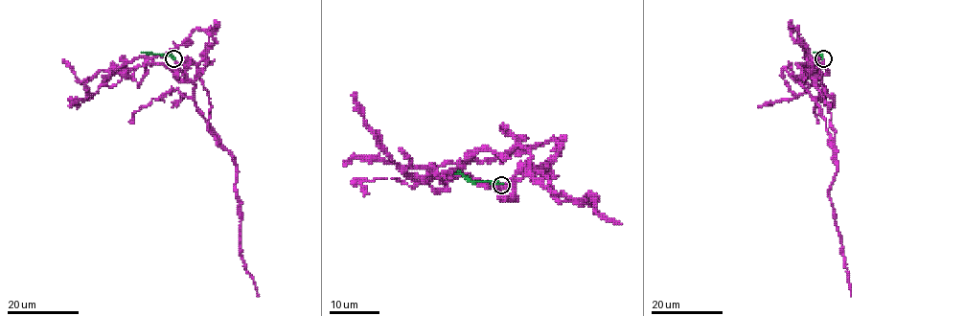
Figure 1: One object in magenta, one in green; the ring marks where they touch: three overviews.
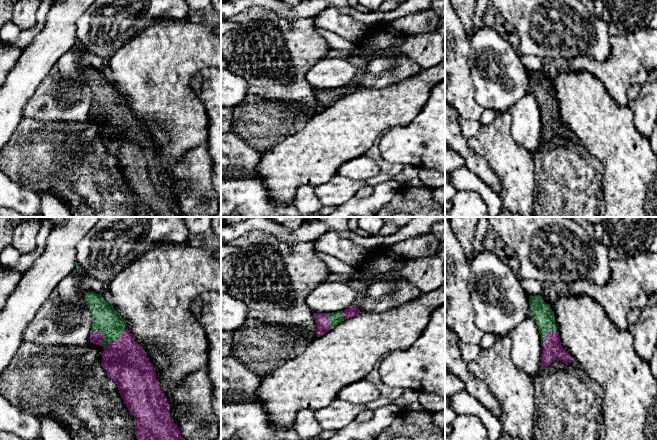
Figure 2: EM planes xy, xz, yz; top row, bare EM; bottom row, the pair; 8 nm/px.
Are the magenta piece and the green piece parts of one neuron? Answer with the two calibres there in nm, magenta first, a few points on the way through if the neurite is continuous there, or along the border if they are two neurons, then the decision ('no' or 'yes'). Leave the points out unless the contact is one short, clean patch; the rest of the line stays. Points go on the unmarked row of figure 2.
360/220 nm | across xy (124, 136), (109, 121), (103, 121), (106, 95) | yes

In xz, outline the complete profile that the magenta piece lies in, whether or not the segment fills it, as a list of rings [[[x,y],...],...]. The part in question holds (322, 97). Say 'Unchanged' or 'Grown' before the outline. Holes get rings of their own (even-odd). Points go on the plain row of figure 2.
Grown. [[[352,81],[344,87],[337,87],[335,89],[314,89],[314,96],[317,102],[316,112],[320,113],[342,97],[352,94],[360,88],[358,83]]]

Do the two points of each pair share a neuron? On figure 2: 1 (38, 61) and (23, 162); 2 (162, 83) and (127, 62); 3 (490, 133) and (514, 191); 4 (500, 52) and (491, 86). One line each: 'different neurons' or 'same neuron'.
1: different neurons
2: same neuron
3: same neuron
4: same neuron

